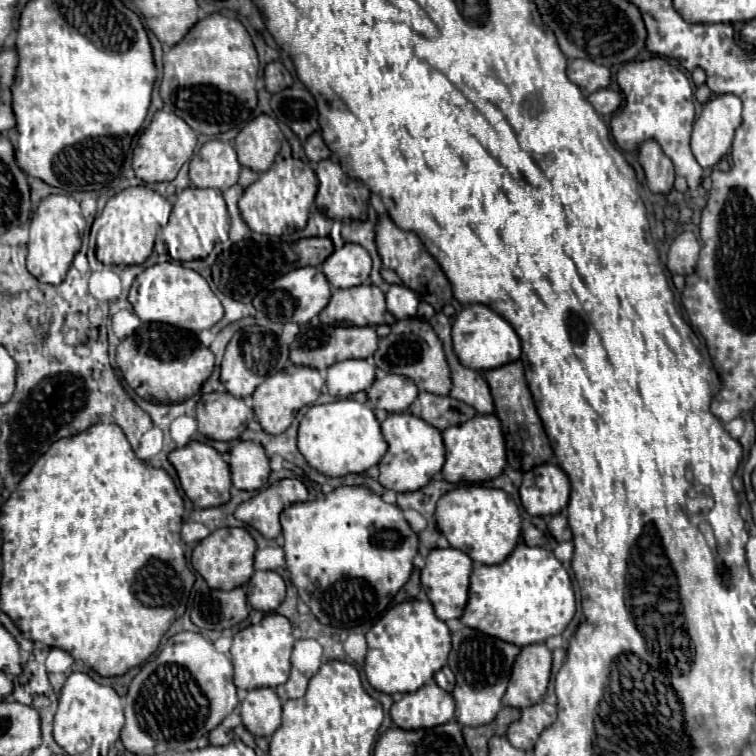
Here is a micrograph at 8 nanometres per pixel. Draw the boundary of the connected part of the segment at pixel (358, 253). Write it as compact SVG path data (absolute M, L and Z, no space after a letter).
M345 244L323 262L323 274L333 288L351 288L365 284L371 274L371 256L359 244Z

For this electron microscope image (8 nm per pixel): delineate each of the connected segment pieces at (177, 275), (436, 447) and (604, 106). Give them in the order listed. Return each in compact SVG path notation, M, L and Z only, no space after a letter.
M163 262L145 268L133 280L129 302L133 304L133 310L141 318L141 322L163 322L191 332L213 328L225 314L219 298L213 294L207 280L199 272L175 262Z
M403 412L389 414L389 418L381 424L381 432L389 442L389 450L379 462L379 484L383 488L395 492L417 492L419 488L427 486L435 474L441 472L445 464L445 442L435 426L423 422L423 418L413 416L411 412Z
M603 88L603 90L597 90L597 92L591 92L589 96L587 96L587 100L591 102L591 106L599 112L599 114L613 114L617 108L619 108L619 104L621 104L621 96L617 94L617 92L613 92L613 90L607 90L607 88Z

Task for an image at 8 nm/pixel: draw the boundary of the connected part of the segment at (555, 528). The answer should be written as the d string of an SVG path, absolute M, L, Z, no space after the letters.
M555 514L551 520L549 520L549 532L553 534L553 538L557 542L565 542L565 540L571 540L571 528L567 524L567 518L563 514Z

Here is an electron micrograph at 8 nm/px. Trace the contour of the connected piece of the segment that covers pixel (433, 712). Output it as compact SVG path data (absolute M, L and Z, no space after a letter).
M435 682L421 686L417 692L403 694L391 708L393 722L405 730L433 728L455 720L455 698Z

